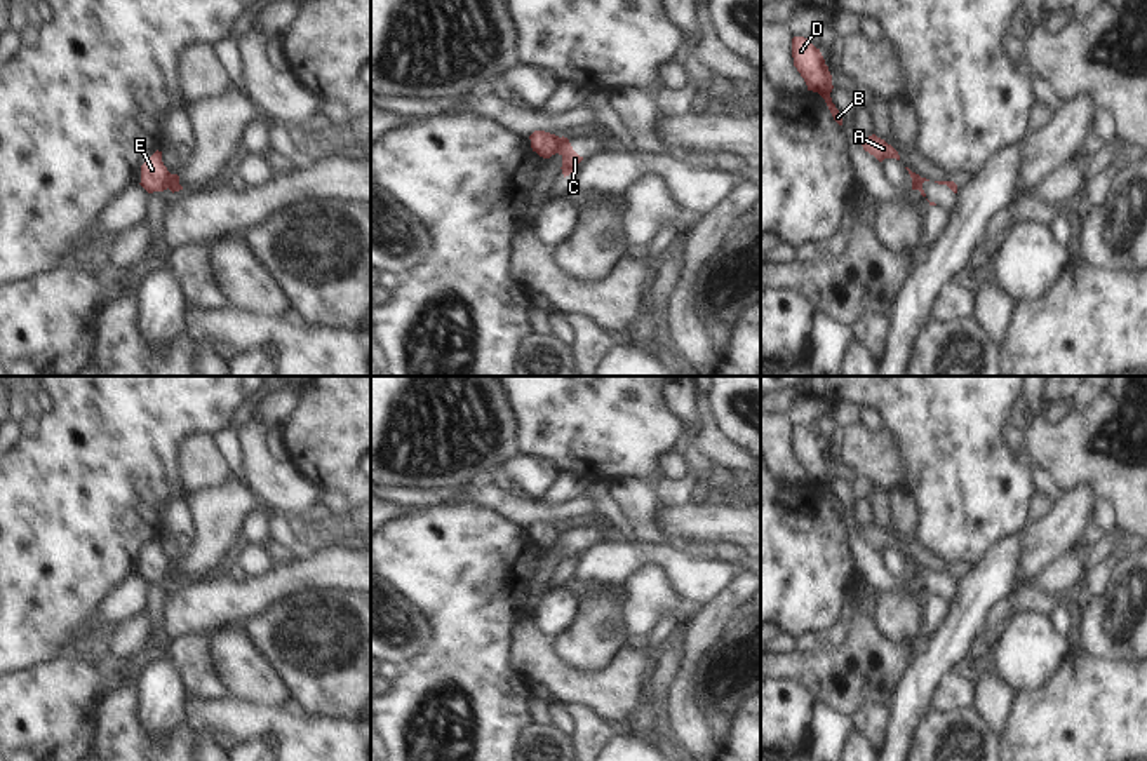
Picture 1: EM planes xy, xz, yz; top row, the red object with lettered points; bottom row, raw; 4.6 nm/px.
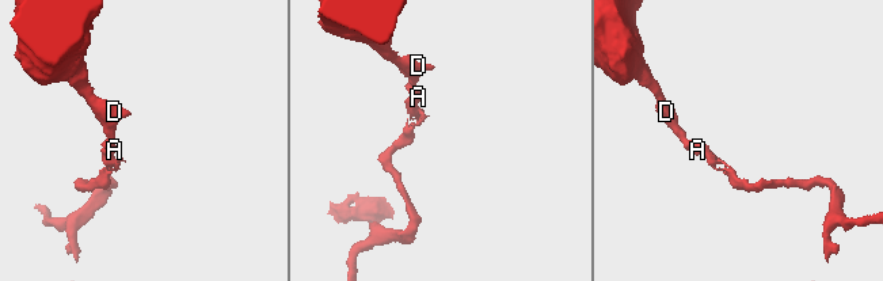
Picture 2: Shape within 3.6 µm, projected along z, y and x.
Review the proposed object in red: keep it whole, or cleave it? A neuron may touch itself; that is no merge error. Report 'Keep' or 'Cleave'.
Cleave

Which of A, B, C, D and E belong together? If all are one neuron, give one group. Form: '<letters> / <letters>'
A B D E / C

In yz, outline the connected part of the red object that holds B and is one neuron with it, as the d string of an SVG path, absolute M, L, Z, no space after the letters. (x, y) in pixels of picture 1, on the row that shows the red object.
M794 37L792 57L794 57L794 66L797 68L797 71L801 73L801 77L808 85L808 91L818 92L825 99L834 120L839 125L842 125L842 115L839 113L830 98L830 92L834 89L832 75L828 71L828 66L825 64L820 49L816 49L809 42L809 38Z

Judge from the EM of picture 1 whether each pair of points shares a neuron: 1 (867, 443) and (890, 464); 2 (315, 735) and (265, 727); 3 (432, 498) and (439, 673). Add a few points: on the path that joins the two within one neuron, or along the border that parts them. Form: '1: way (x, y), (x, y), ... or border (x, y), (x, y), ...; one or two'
1: way (872, 448), (885, 460); one
2: way (303, 735), (295, 735), (277, 727); one
3: border (446, 502), (406, 507); two

